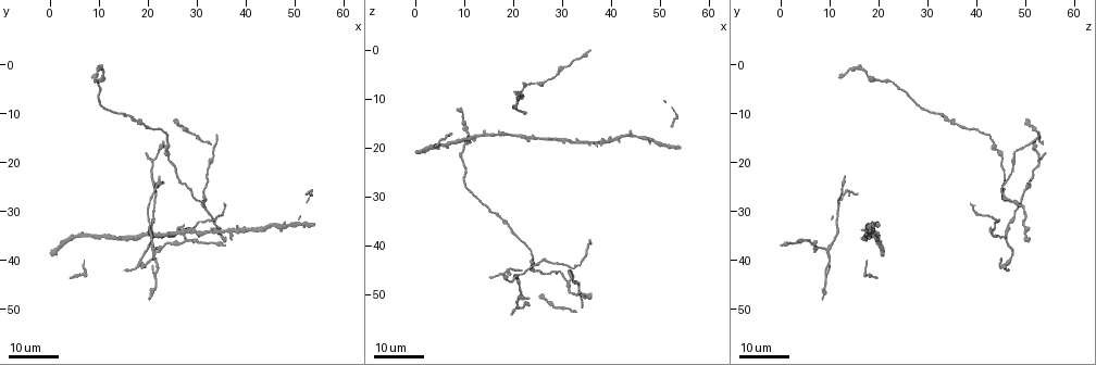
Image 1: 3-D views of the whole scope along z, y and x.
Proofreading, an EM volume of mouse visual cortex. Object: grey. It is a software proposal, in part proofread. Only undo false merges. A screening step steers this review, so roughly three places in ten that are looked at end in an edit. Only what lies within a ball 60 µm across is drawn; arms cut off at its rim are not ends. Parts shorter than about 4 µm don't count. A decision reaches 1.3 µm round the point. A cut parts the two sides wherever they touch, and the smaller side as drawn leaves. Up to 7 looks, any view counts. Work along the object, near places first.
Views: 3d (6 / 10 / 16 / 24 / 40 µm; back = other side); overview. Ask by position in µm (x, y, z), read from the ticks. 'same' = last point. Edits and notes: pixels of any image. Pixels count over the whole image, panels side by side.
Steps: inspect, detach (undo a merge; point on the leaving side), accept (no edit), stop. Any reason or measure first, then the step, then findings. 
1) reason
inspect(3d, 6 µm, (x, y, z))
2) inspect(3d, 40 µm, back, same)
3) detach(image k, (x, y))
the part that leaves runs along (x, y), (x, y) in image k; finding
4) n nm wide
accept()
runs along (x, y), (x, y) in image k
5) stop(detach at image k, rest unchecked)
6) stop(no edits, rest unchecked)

a fork
inspect(3d, 16 µm, (6.5, 35.0, 19.0))

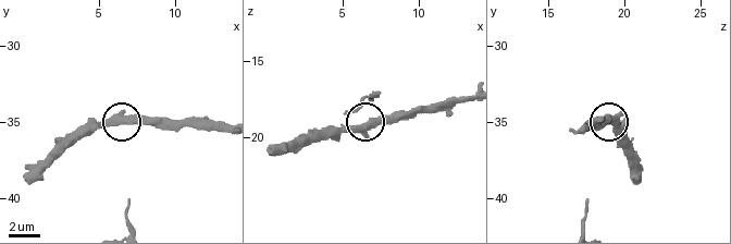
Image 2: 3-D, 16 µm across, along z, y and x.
inspect(3d, 10 µm, (6.2, 35.0, 19.4))

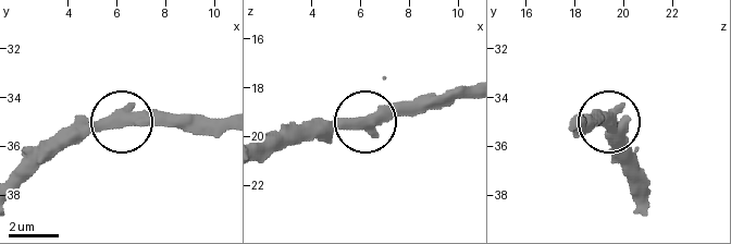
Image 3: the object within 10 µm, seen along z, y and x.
370 nm wide
accept()
all the same neuron

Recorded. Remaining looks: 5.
three arms meet
inspect(3d, 16 µm, (26.0, 35.0, 43.0))

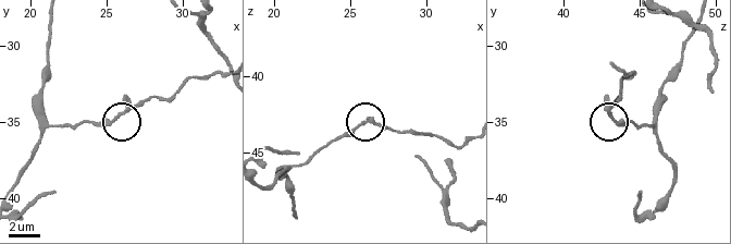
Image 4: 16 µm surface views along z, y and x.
inspect(3d, 6 µm, (26.0, 34.6, 43.2))

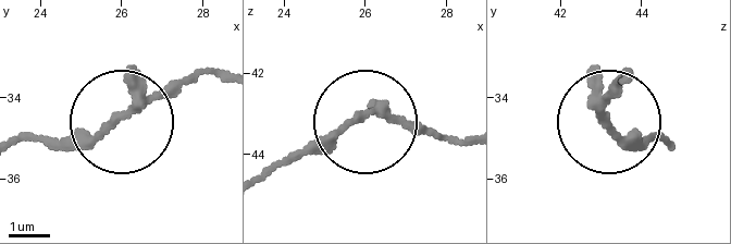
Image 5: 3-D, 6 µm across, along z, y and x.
3 arms
accept()
continuous, no second neuron

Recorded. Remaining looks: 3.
two arms in line, one across
inspect(3d, 16 µm, (31.5, 27.5, 47.5))

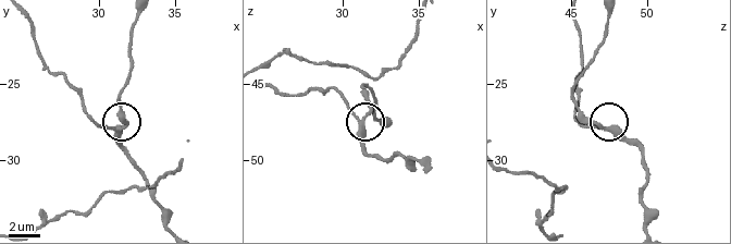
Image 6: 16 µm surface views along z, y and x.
zoom in
inspect(3d, 6 µm, (31.4, 27.8, 47.6))

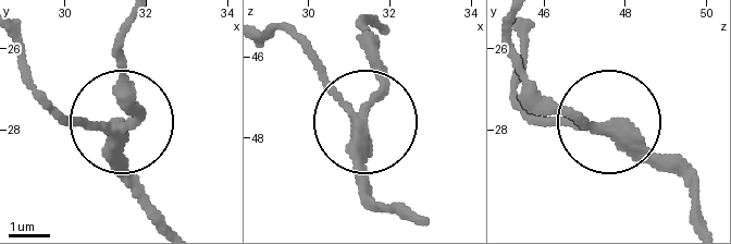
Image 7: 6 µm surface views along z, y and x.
accept()
runs along (261, 39), (296, 39), (366, 122), (369, 202) in image 7; continuous, no second neuron

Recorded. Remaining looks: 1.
stop(no edits, rest unchecked)

